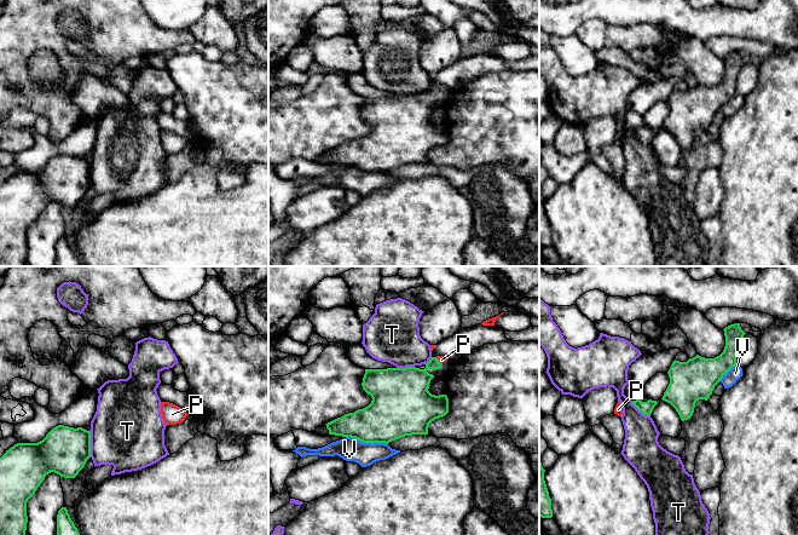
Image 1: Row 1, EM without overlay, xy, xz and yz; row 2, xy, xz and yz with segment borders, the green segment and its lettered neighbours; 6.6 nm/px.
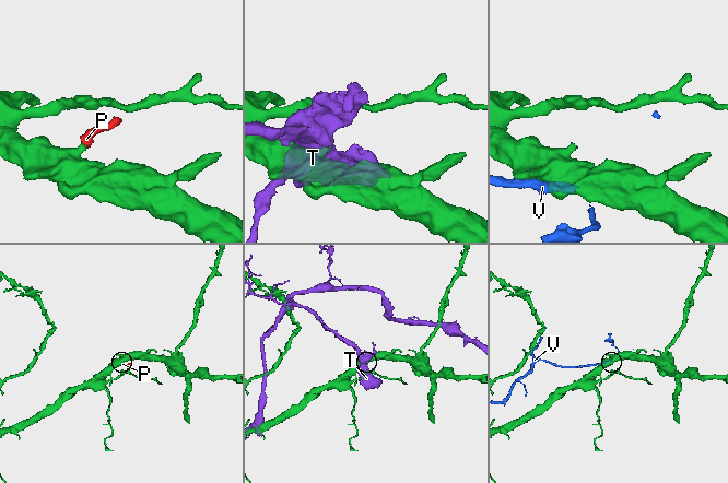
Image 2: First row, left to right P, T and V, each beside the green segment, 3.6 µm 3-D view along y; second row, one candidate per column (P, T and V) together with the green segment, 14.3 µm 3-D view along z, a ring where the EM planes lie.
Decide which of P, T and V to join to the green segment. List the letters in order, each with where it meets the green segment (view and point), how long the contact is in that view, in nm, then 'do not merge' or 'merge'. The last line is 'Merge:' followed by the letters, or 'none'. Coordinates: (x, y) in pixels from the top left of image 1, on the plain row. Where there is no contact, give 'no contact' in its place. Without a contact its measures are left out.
P: contact xz (438, 90); length 60 nm; merge
T: contact xy (90, 173); length 180 nm; do not merge
V: contact xz (366, 171); length 280 nm; do not merge
Merge: P

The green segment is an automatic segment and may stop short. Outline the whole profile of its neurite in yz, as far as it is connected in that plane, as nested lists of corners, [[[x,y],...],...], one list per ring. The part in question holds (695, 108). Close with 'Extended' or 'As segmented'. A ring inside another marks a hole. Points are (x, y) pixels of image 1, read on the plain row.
[[[740,52],[723,59],[725,75],[719,85],[705,87],[696,84],[687,91],[675,88],[667,100],[670,113],[661,128],[676,138],[682,150],[692,146],[695,132],[707,130],[715,115],[736,94],[738,75],[746,62]]]. As segmented

